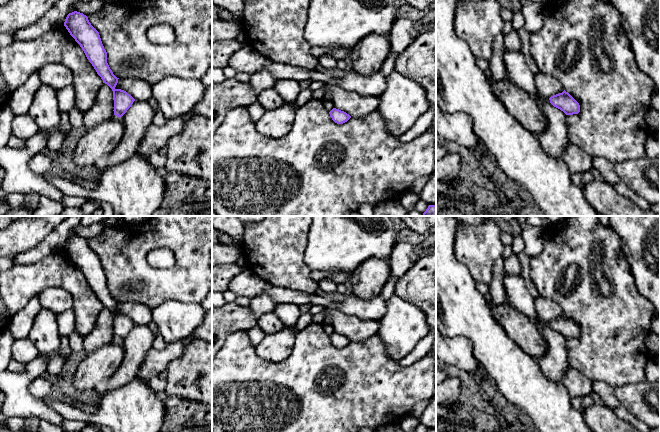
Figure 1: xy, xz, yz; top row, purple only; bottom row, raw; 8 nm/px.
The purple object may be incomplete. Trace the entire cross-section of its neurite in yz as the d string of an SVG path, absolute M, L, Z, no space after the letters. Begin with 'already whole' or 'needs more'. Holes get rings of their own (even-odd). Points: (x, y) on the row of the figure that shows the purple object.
already whole | M565 90L562 93L551 96L549 100L554 107L563 111L566 115L580 112L579 103Z

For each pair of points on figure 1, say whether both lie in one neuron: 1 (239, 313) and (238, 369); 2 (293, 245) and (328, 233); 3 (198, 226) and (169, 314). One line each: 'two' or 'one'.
1: two
2: two
3: two

